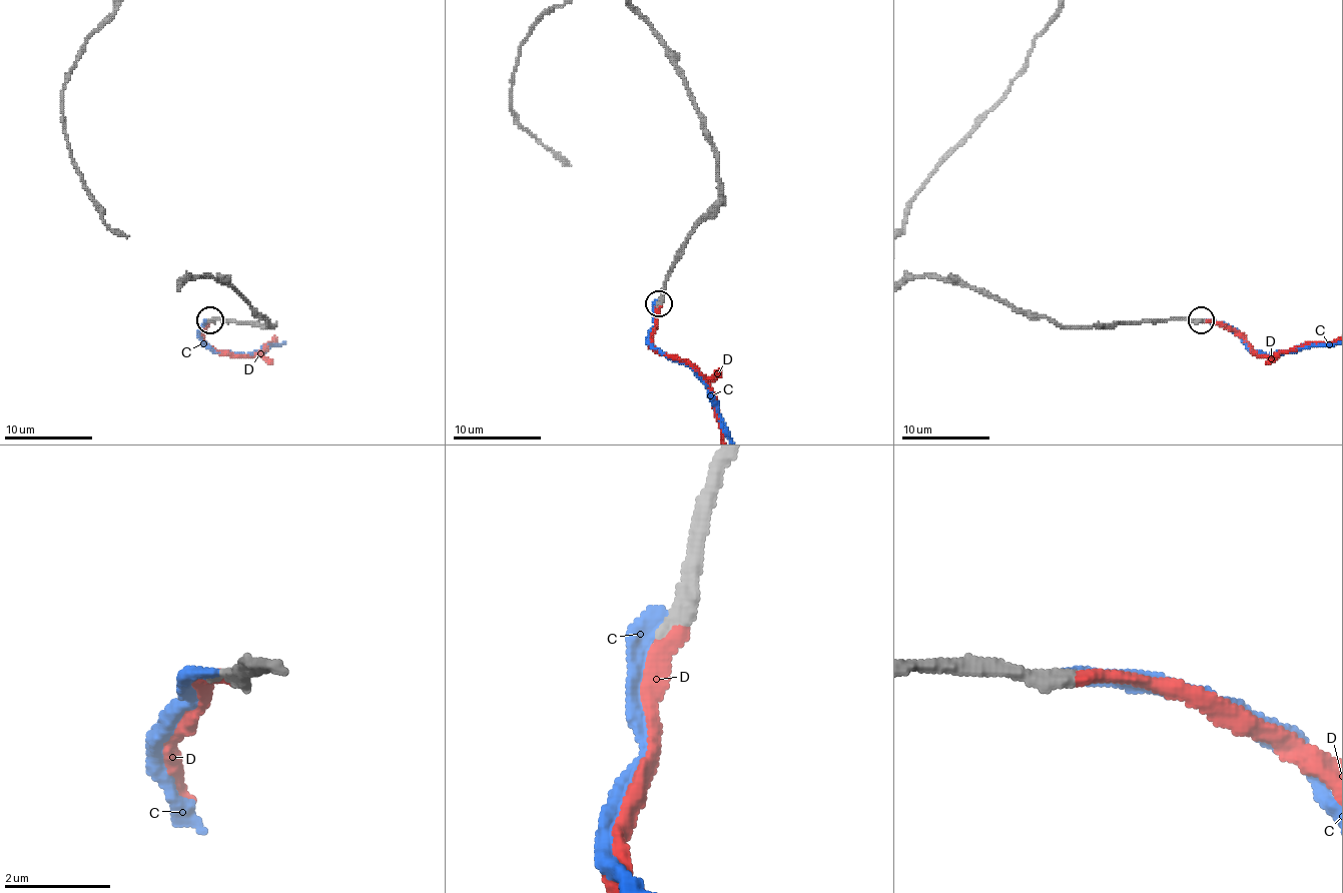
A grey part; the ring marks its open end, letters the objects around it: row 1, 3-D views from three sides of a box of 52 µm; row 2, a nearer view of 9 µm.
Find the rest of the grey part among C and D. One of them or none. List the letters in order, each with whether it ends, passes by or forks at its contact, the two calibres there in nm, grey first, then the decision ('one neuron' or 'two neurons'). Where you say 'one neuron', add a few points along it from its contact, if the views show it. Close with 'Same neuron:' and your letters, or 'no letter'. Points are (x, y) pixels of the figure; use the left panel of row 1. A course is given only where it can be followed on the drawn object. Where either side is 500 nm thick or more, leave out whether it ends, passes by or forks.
C: it ends there; 280 nm thick on the grey side, 320 nm on the other; two neurons
D: it ends there; 280 nm thick on the grey side, 300 nm on the other; one neuron
Same neuron: D

